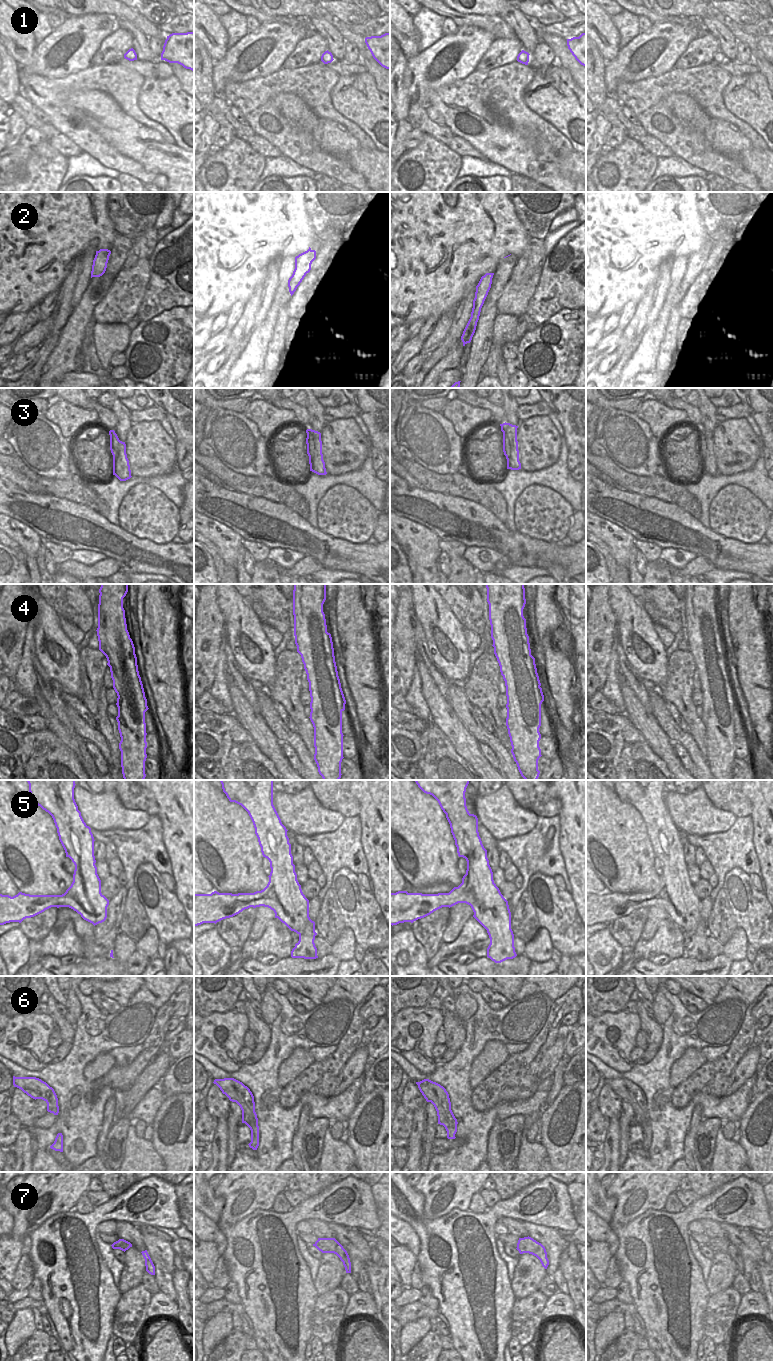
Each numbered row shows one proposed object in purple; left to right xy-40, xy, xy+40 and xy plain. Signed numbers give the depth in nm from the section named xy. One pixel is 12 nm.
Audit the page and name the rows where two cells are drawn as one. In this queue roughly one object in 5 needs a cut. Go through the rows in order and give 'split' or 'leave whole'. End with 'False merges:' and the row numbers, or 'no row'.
1: leave whole
2: leave whole
3: split
4: split
5: leave whole
6: leave whole
7: leave whole
False merges: 3, 4

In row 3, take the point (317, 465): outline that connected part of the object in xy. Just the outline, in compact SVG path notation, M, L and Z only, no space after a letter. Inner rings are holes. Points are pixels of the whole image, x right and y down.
M307 429L306 433L312 434L314 438L314 454L309 456L310 471L318 475L326 475L327 472L322 454L321 433L312 429Z

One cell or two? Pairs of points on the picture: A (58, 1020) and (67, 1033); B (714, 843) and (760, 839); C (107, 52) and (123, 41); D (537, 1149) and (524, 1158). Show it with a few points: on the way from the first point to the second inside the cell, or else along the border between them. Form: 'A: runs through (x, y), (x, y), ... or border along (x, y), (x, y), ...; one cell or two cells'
A: runs through (60, 1023), (65, 1030); one cell
B: border along (750, 817), (752, 820), (753, 847), (758, 863); two cells
C: runs through (111, 50), (119, 42); one cell
D: runs through (534, 1152), (527, 1158); one cell

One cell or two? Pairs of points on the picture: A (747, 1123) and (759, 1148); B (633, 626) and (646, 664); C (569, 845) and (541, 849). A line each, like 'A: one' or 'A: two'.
A: one
B: one
C: two

